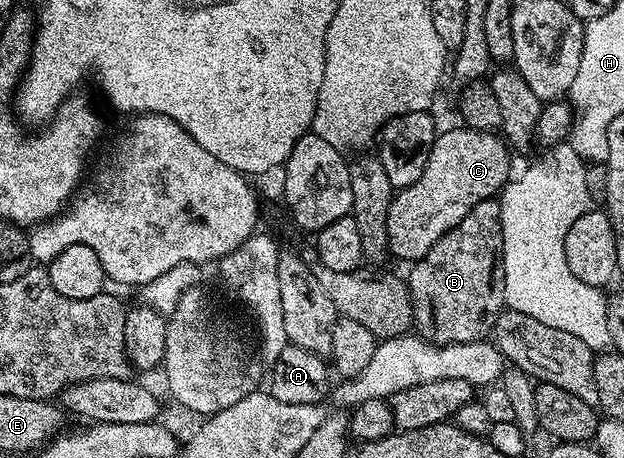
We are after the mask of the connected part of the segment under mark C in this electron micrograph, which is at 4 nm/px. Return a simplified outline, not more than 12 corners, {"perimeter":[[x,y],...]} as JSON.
{"perimeter":[[439,133],[386,213],[388,251],[419,262],[511,177],[497,133]]}

